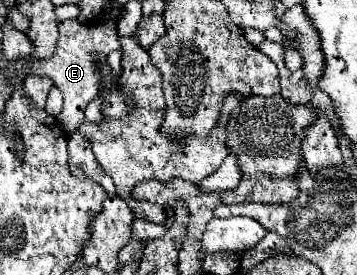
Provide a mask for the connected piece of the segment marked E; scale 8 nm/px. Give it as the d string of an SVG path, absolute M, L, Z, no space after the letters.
M76 19L64 21L58 25L60 29L60 39L58 39L58 47L56 47L56 55L52 59L46 61L36 61L30 69L22 69L18 71L20 75L48 75L54 85L62 91L64 95L64 109L62 113L56 117L60 127L70 135L78 129L78 123L84 121L84 109L86 105L96 97L100 85L100 77L98 77L98 55L106 57L108 53L120 51L120 41L118 41L118 31L116 31L116 21L114 19L102 19L98 25L80 25Z

